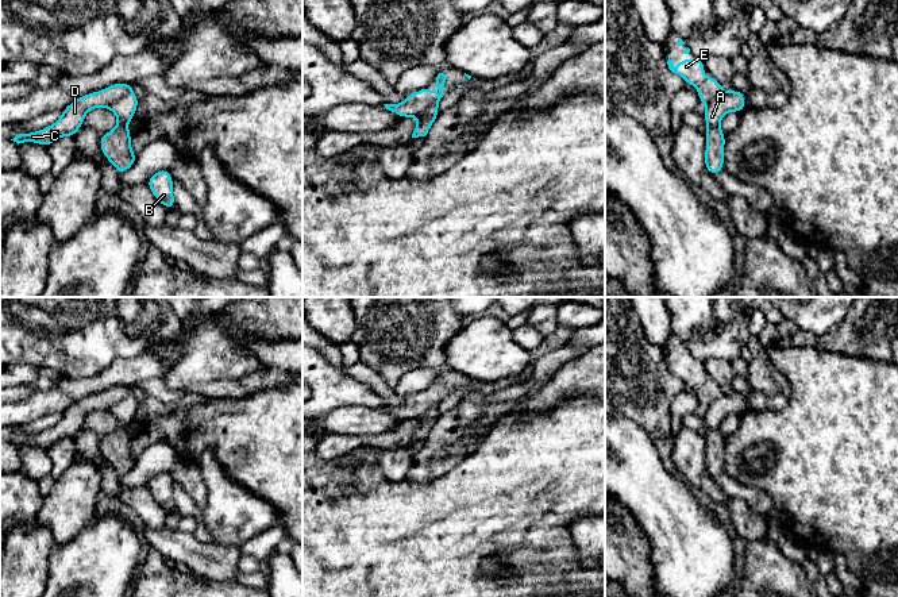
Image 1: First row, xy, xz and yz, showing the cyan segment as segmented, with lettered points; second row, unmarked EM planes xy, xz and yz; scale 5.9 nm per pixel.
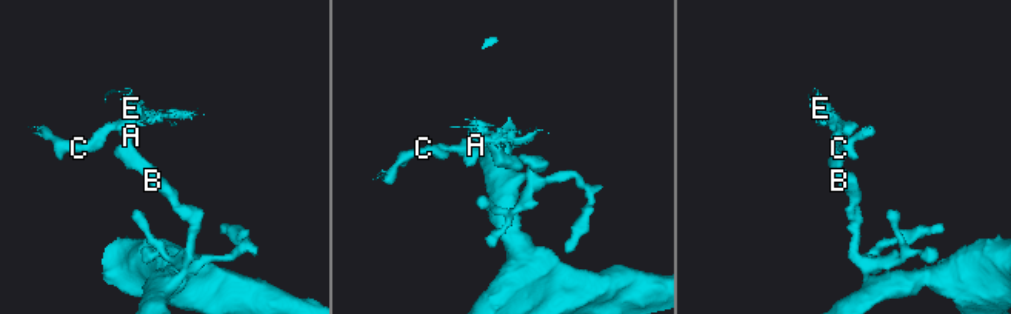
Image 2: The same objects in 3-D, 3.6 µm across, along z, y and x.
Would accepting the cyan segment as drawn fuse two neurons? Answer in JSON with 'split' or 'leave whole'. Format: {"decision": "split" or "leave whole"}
{"decision": "split"}

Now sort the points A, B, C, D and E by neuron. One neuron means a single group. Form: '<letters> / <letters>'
A B / C D E

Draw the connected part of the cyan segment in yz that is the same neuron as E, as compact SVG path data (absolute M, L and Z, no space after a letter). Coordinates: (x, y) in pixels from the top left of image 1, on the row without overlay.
M668 357L668 363L667 363L668 371L681 378L682 381L686 381L687 389L693 389L698 386L698 396L697 400L701 405L710 405L714 400L717 400L720 396L722 396L722 388L713 380L709 378L701 378L702 373L706 373L704 362L697 361L697 362L683 362L678 365L678 371L674 371L674 366L670 362Z

